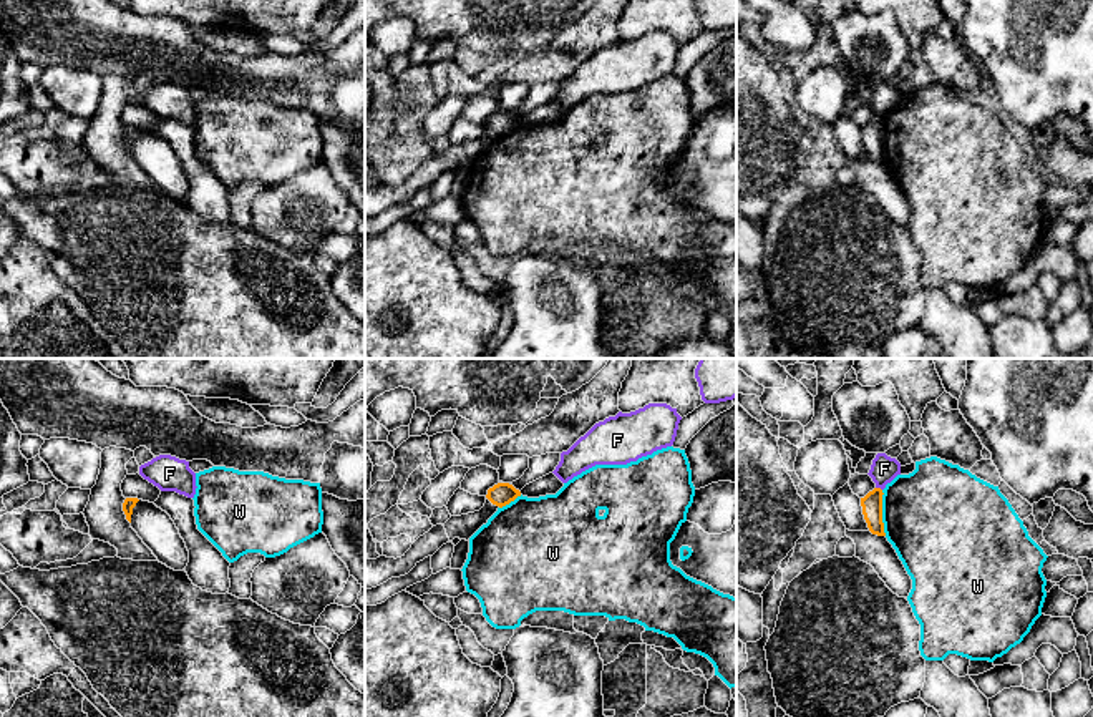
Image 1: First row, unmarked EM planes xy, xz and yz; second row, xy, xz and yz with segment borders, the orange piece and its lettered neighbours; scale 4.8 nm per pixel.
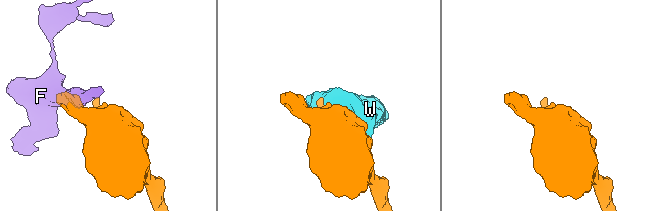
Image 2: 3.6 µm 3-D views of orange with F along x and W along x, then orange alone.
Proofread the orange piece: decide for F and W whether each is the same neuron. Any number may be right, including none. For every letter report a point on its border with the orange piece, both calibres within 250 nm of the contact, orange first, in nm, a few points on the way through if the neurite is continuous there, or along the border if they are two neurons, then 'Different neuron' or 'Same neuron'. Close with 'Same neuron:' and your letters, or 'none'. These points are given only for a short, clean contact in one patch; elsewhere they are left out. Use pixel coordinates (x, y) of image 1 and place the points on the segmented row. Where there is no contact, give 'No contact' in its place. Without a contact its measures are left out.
F: Touches orange at yz (879, 488). Thickness 100 nm (orange) against 130 nm. Boundary: yz (876, 487), (881, 490). Different neuron
W: Touches orange at yz (881, 513). Thickness 100 nm (orange) against 480 nm. Different neuron
Same neuron: none

